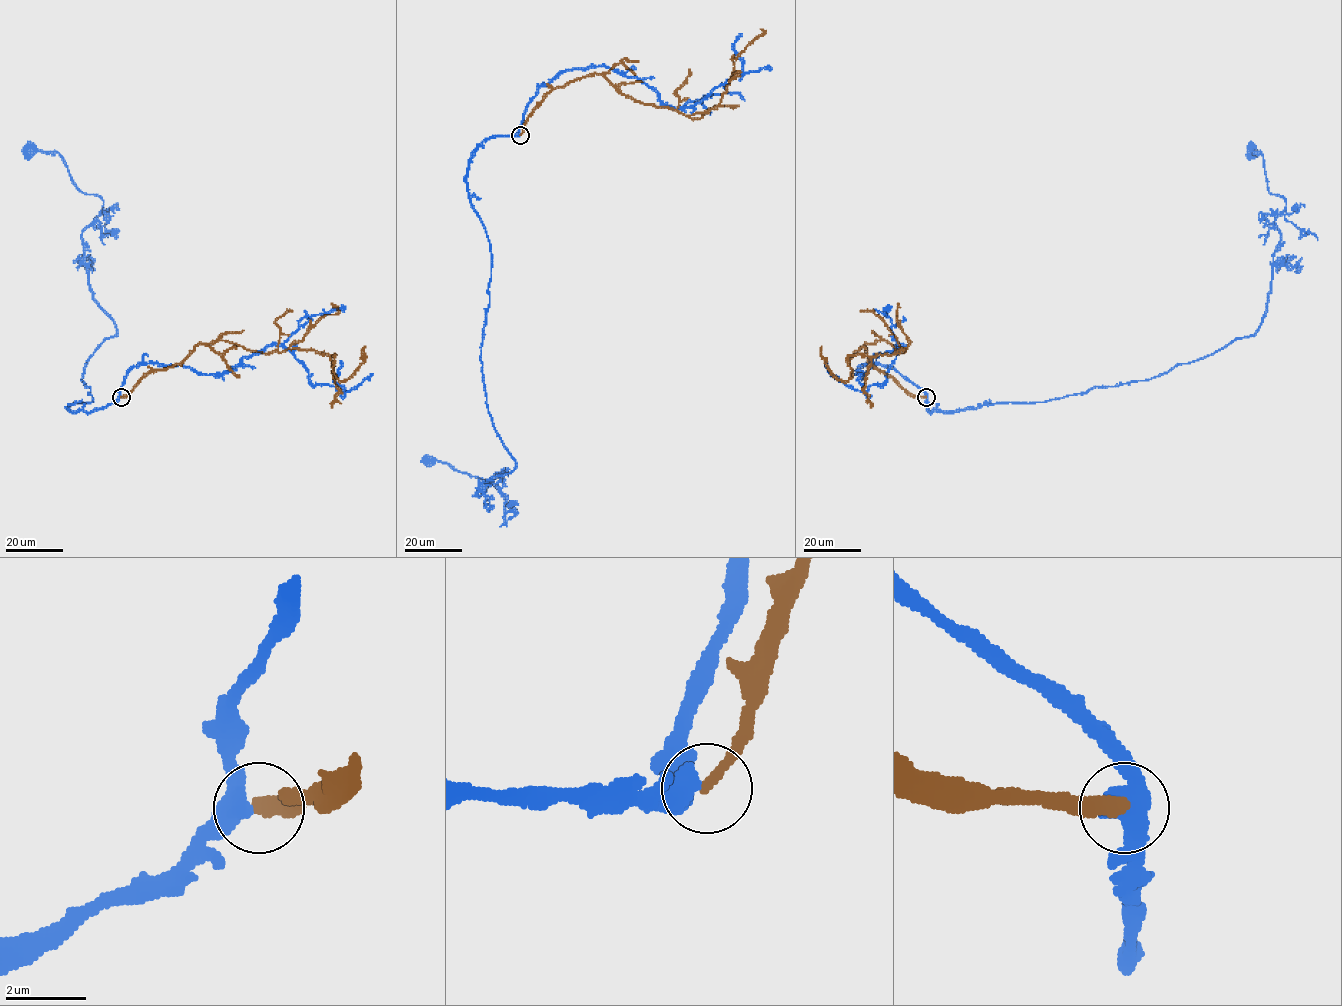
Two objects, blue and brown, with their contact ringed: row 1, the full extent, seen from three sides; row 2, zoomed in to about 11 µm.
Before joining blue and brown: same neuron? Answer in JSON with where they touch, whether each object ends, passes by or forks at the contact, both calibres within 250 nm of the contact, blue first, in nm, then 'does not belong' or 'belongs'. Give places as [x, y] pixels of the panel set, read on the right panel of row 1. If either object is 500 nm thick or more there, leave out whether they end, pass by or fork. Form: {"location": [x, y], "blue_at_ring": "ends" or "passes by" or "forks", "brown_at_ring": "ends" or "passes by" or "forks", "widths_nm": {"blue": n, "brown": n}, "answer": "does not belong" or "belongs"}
{"location": [926, 397], "blue_at_ring": "passes by", "brown_at_ring": "ends", "widths_nm": {"blue": 480, "brown": 300}, "answer": "does not belong"}

